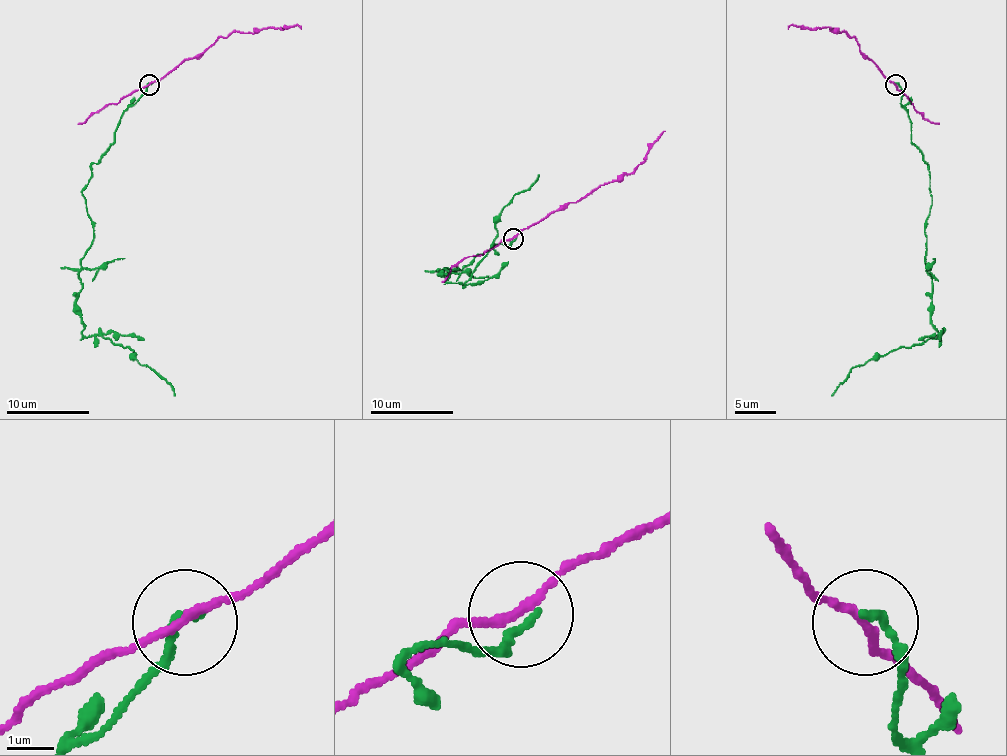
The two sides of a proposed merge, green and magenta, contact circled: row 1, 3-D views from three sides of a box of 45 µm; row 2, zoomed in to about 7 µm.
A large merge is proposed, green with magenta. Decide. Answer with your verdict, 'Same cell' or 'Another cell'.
Another cell

